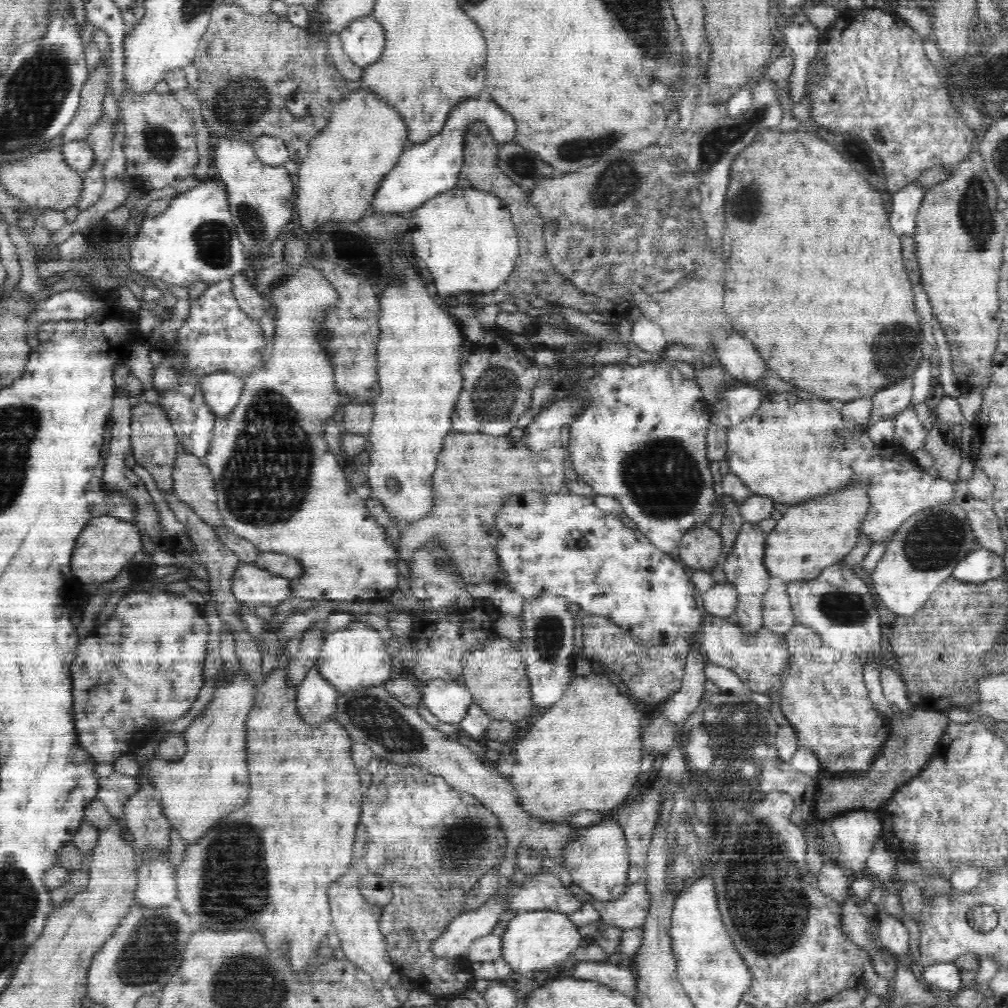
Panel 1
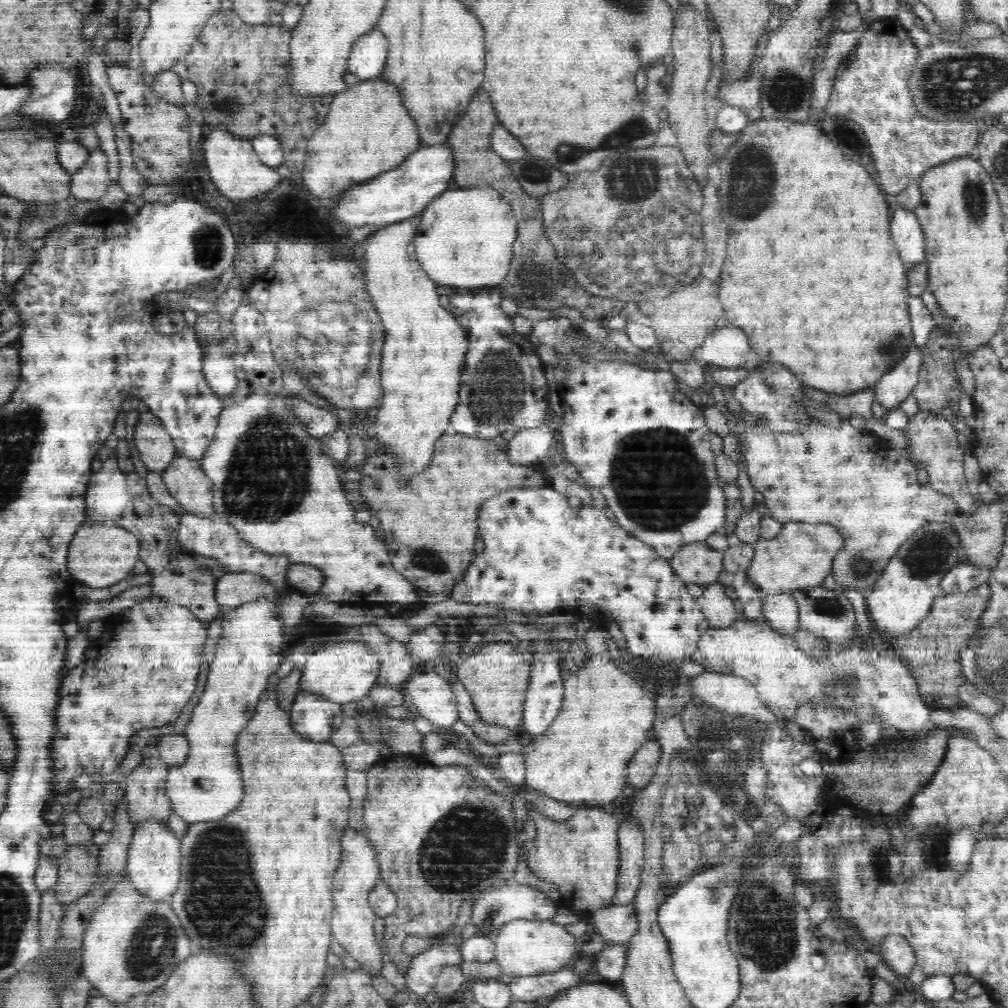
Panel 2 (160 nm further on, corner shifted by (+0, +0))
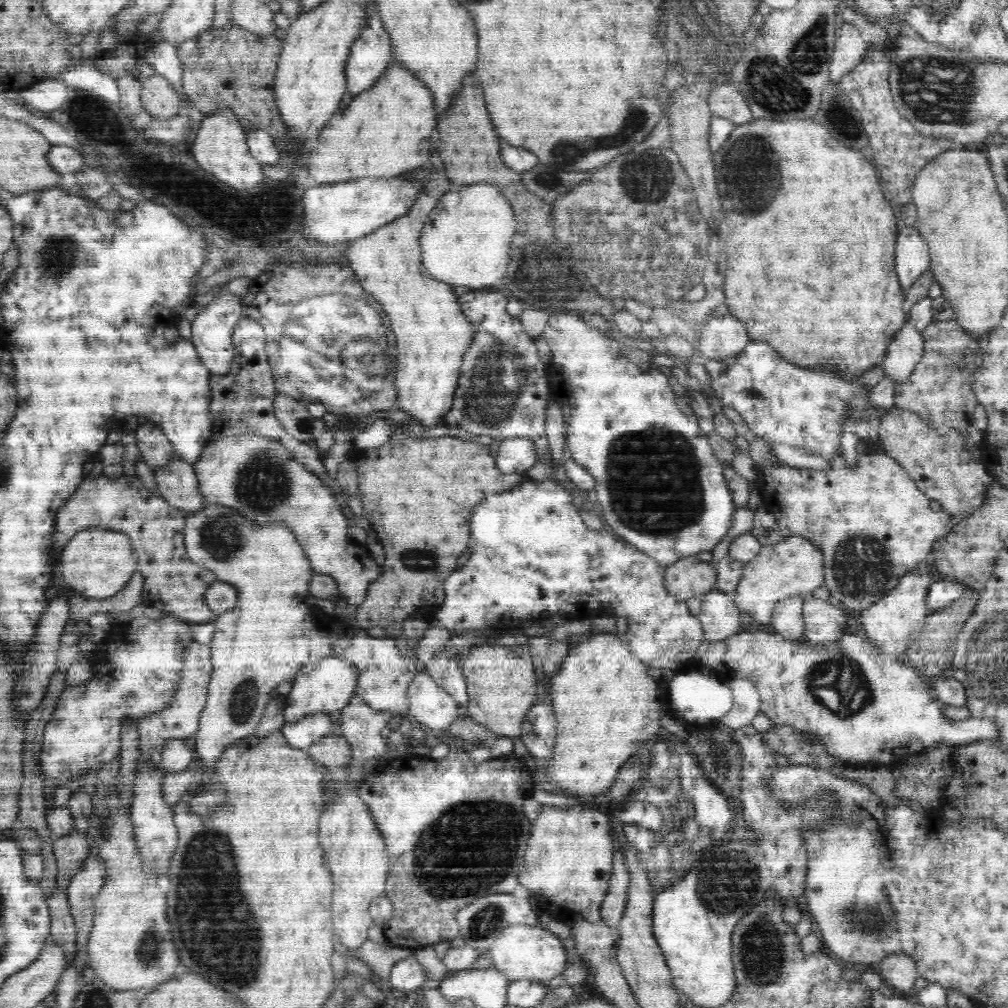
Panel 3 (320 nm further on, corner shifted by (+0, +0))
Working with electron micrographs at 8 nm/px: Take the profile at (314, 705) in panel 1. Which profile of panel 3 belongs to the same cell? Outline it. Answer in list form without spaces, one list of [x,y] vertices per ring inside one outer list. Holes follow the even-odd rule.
[[[310,714],[302,716],[294,724],[284,724],[280,730],[287,742],[294,748],[308,749],[322,737],[332,735],[330,714]]]

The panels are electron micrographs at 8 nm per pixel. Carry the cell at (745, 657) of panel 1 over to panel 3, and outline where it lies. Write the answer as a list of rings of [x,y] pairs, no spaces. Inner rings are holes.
[[[854,629],[848,630],[845,636],[835,640],[833,643],[823,643],[820,645],[814,645],[807,641],[791,641],[783,639],[782,636],[776,633],[768,634],[768,632],[740,632],[740,634],[734,634],[724,640],[720,640],[720,642],[716,642],[712,648],[710,648],[710,644],[702,642],[698,647],[696,656],[701,662],[704,662],[706,669],[712,667],[710,664],[710,652],[716,654],[716,658],[720,658],[720,664],[726,670],[729,670],[732,675],[746,678],[756,686],[761,698],[760,712],[765,714],[774,725],[791,726],[803,733],[810,732],[816,735],[823,746],[826,747],[826,752],[830,752],[830,754],[840,758],[846,764],[874,759],[880,761],[882,764],[890,765],[893,761],[912,757],[913,755],[916,756],[918,753],[924,753],[928,748],[936,747],[938,744],[950,744],[954,747],[961,747],[965,744],[973,743],[974,740],[1000,738],[1000,725],[998,725],[996,719],[986,720],[985,717],[968,717],[961,721],[946,722],[946,719],[942,718],[944,704],[934,700],[934,697],[930,696],[929,688],[926,688],[926,683],[922,681],[921,676],[918,676],[917,670],[910,666],[910,664],[907,665],[904,660],[895,660],[890,656],[885,656],[885,653],[883,653],[884,658],[880,658],[878,656],[878,650],[874,648],[872,641],[866,640],[866,638],[862,640],[862,636],[858,636]]]

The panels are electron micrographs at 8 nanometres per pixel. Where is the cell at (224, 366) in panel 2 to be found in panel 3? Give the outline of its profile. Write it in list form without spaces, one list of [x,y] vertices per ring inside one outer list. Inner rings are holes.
[[[226,285],[221,286],[220,294],[207,305],[201,307],[196,318],[191,322],[191,340],[197,349],[200,360],[212,375],[226,375],[233,363],[235,348],[232,344],[232,332],[243,318],[240,297],[230,294]]]

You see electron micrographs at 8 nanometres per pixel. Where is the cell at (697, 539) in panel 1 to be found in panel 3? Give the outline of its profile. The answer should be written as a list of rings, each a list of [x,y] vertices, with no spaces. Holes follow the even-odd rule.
[[[694,555],[680,558],[665,570],[665,588],[670,593],[674,593],[678,597],[684,597],[686,600],[695,597],[702,598],[703,595],[714,590],[716,579],[716,565],[712,562],[701,562]]]

